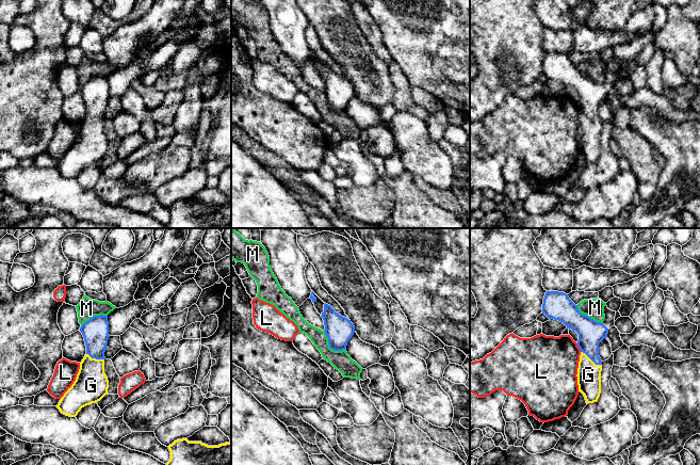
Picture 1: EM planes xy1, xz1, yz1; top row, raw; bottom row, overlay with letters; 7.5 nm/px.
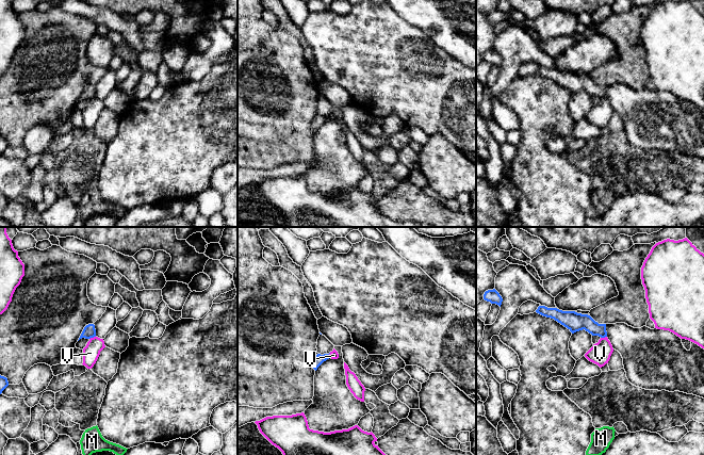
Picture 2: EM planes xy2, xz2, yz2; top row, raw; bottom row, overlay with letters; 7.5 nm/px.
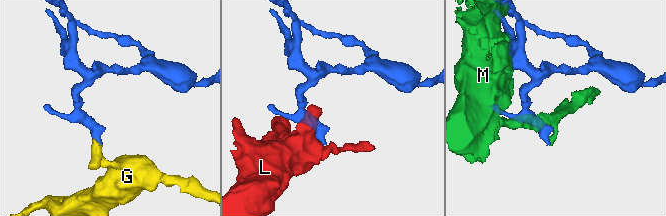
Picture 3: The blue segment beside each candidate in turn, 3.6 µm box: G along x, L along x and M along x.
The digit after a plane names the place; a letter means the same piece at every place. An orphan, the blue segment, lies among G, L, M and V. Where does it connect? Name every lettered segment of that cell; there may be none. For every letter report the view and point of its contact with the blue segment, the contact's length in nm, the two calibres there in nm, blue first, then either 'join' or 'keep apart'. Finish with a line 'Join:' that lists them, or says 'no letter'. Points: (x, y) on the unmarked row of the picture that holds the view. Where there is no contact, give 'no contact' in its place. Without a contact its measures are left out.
G: yz1 (591, 121) | 190 nm | 190/180 nm | join
L: yz1 (579, 108) | 70 nm | 190/400 nm | keep apart
M: xz1 (329, 107) | 220 nm | 220/150 nm | keep apart
V: xy2 (92, 98) | 50 nm | 90/130 nm | keep apart
Join: G

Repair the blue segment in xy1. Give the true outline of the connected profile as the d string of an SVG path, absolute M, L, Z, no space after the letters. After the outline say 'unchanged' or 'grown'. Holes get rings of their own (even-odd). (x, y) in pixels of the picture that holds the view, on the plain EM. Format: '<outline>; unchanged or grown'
M94 77L80 89L86 115L80 124L76 142L61 159L56 169L69 178L76 178L82 169L100 162L108 156L109 142L104 134L104 113L108 106L108 77Z; grown

